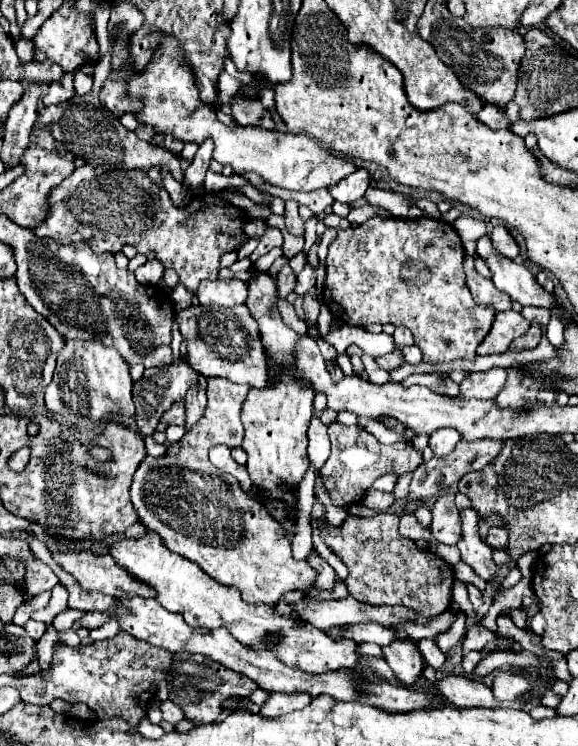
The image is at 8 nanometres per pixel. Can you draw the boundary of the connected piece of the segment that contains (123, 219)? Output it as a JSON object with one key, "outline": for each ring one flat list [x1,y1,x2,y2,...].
{"outline":[[91,165,77,167,69,179,65,179,59,187,53,189,53,193,51,193,51,197,49,197,49,203,51,203,51,213,49,213,49,217,41,223,41,227,33,229,33,233,35,233,37,237,49,237,49,239,53,239,53,241,57,241,57,243,87,243,87,245,89,245,93,251,97,251,97,253,119,253,123,245,133,245,133,247,137,249,137,253,155,253,155,257,163,263,165,269,175,269,175,271,177,271,181,285,185,285,187,291,191,291,191,293,197,291,197,287,199,287,199,283,201,283,203,279,211,279,211,281,217,279,217,277,219,277,219,259,221,259,221,255,227,253,227,251,239,251,239,247,249,239,249,237,245,235,245,231,243,231,245,217,241,217,241,215,245,215,245,213,243,213,241,209,229,205,227,201,223,201,223,199,217,197,217,195,197,195,197,197,193,197,187,205,173,205,173,201,171,201,169,193,165,191,165,187,159,185,159,183,153,183,153,193,151,193,151,179,147,177,145,171,137,171,137,169,125,171,125,169,91,167]]}

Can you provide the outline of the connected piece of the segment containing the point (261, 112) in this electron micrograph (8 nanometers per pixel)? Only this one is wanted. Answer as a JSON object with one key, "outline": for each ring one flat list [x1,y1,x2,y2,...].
{"outline":[[235,97,231,109,233,109,233,119,241,127,259,125,259,127,265,127,265,129,275,129,271,113,261,105,261,101,245,101,243,97,241,99]]}

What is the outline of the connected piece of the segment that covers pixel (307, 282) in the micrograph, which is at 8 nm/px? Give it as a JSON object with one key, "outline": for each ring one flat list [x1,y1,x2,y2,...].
{"outline":[[307,262,301,273,297,277,297,287,295,287,295,293,297,295,303,295,307,293,311,287,316,284,316,273,313,266]]}

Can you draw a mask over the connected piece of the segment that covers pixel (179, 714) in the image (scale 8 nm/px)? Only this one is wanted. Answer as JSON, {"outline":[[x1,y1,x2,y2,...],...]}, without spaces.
{"outline":[[165,701,165,703,161,703,161,713,163,713,163,719,167,721,167,723,171,723,171,725,177,725,179,721,183,721,183,711,175,705,175,703,171,703,171,701]]}

